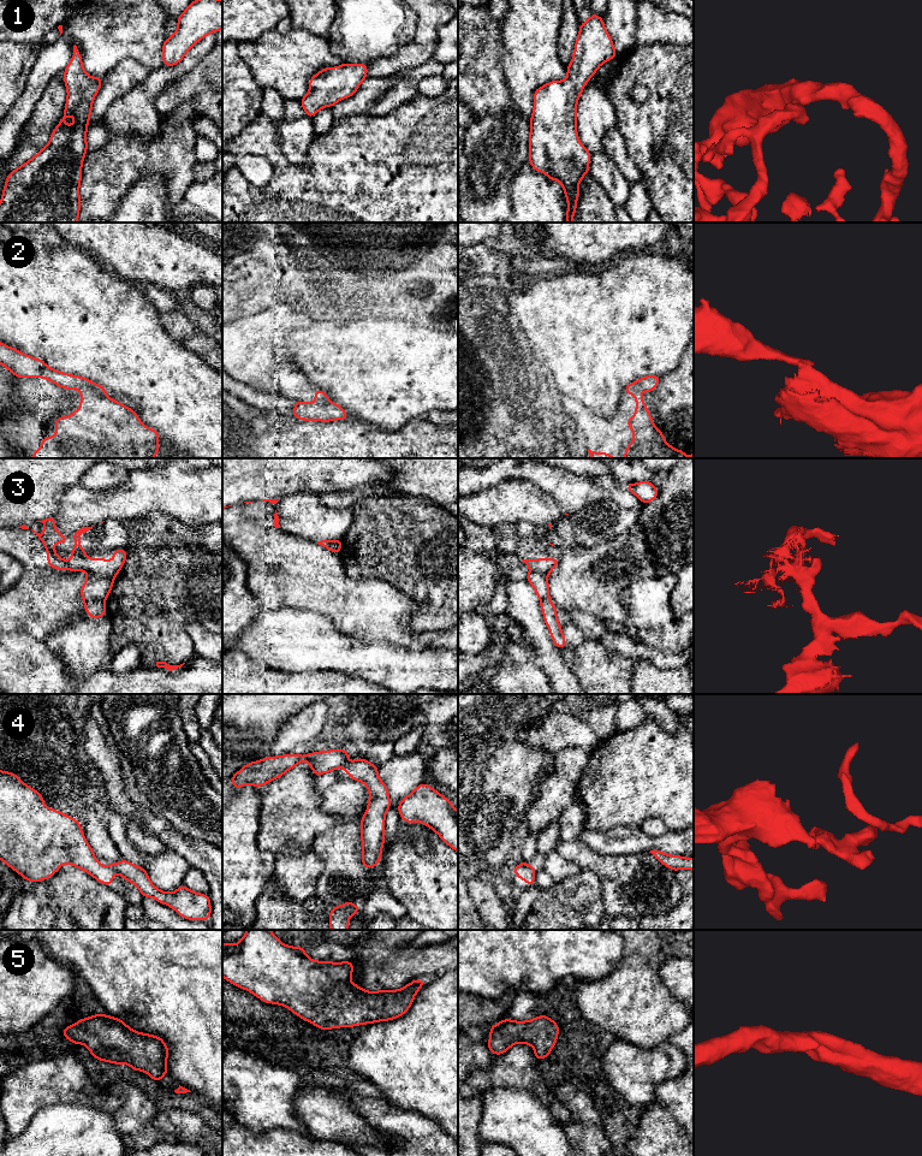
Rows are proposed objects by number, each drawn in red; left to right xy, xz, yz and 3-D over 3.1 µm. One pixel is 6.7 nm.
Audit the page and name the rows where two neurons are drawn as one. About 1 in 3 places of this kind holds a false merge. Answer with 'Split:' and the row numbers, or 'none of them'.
Split: 2, 3, 4

